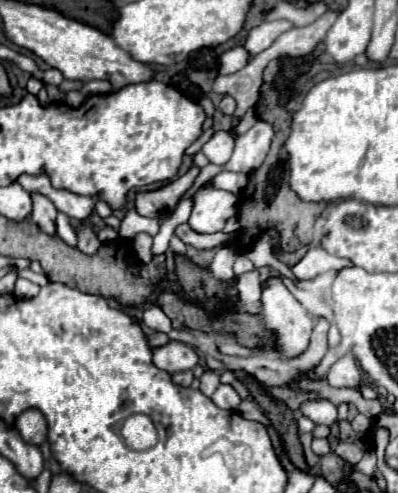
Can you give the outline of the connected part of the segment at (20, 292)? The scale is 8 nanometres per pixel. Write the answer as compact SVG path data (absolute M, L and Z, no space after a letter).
M18 278L13 294L19 298L32 299L32 297L38 295L38 291L40 291L38 285L34 285L34 283L30 283L30 281L26 281L24 278Z

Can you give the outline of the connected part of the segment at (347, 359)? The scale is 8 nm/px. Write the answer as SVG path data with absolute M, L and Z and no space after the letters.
M352 353L338 359L328 371L330 387L356 387L360 383L360 377L362 377L362 371Z

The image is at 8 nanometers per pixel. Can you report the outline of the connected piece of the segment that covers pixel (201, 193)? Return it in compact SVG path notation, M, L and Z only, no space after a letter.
M204 183L192 195L192 203L188 225L198 233L222 231L226 221L238 213L238 197L230 191L214 189L210 183Z

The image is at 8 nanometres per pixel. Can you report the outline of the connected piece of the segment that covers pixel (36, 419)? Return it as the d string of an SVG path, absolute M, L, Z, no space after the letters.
M26 409L16 417L14 427L20 431L22 439L32 445L42 445L46 439L46 419L38 409Z

